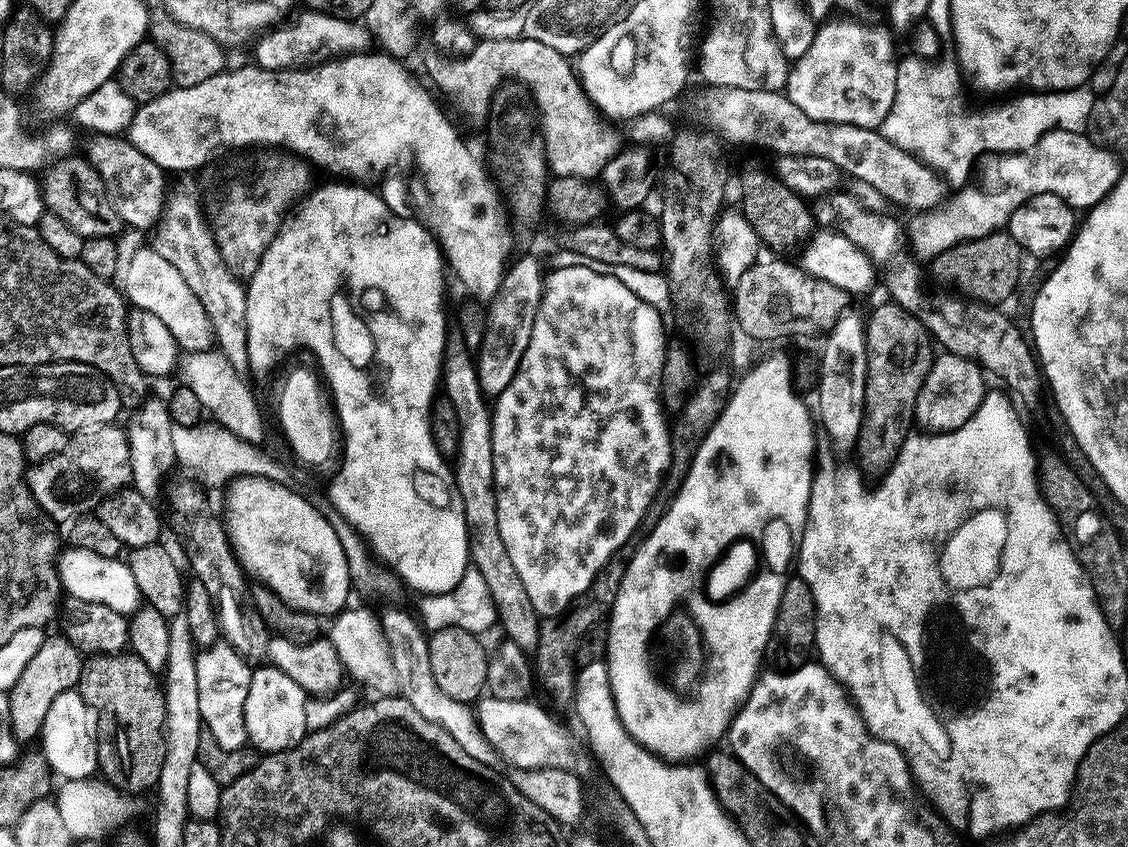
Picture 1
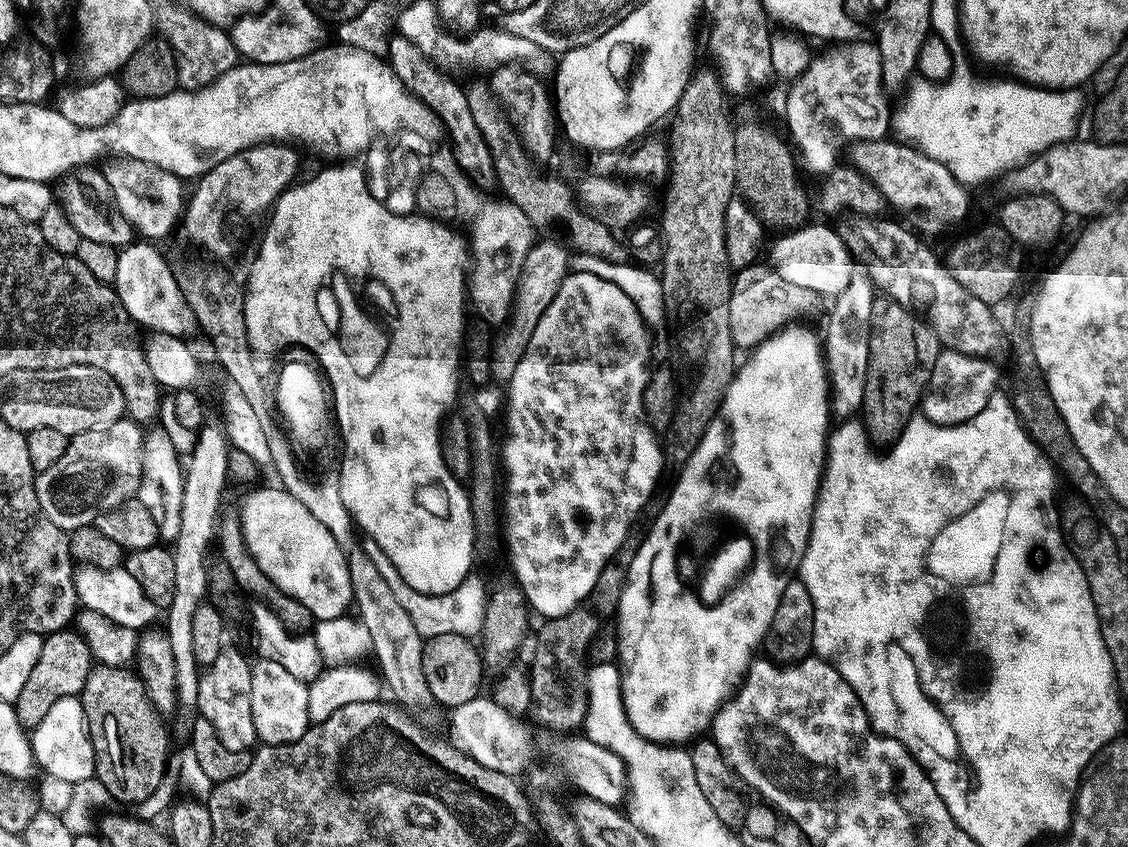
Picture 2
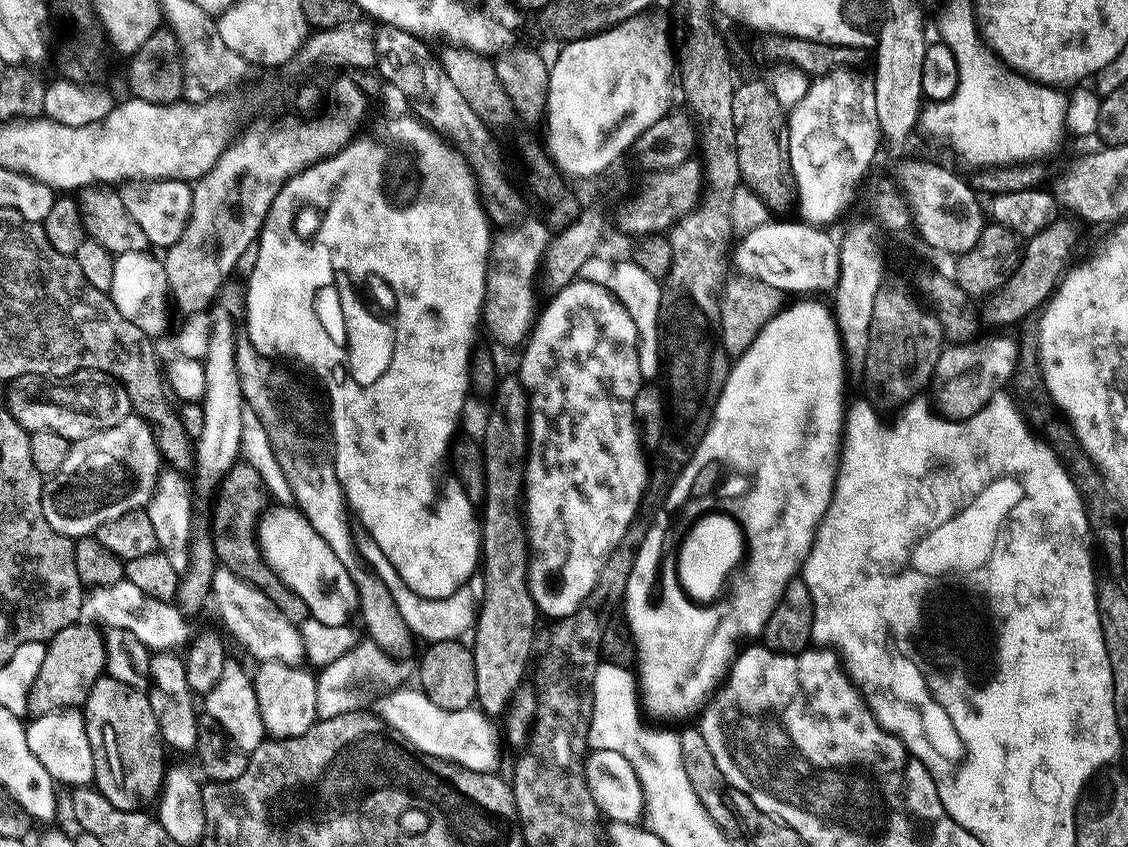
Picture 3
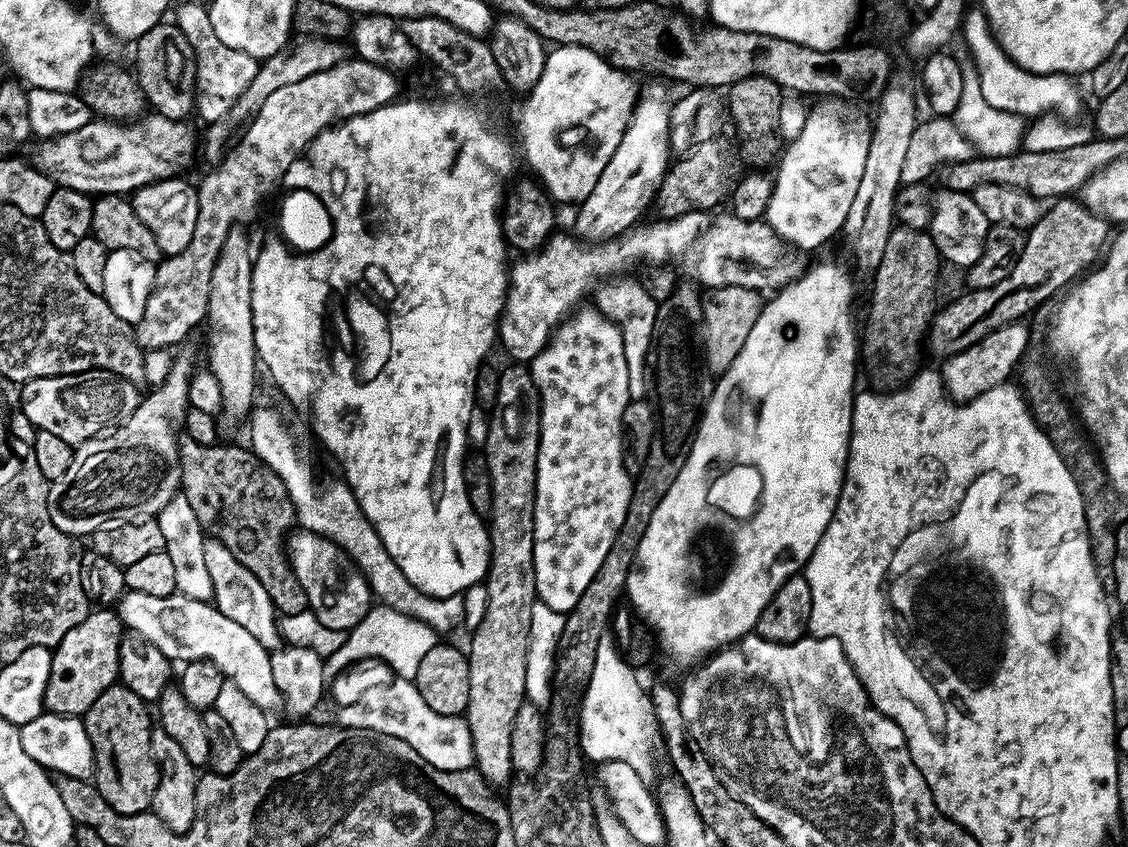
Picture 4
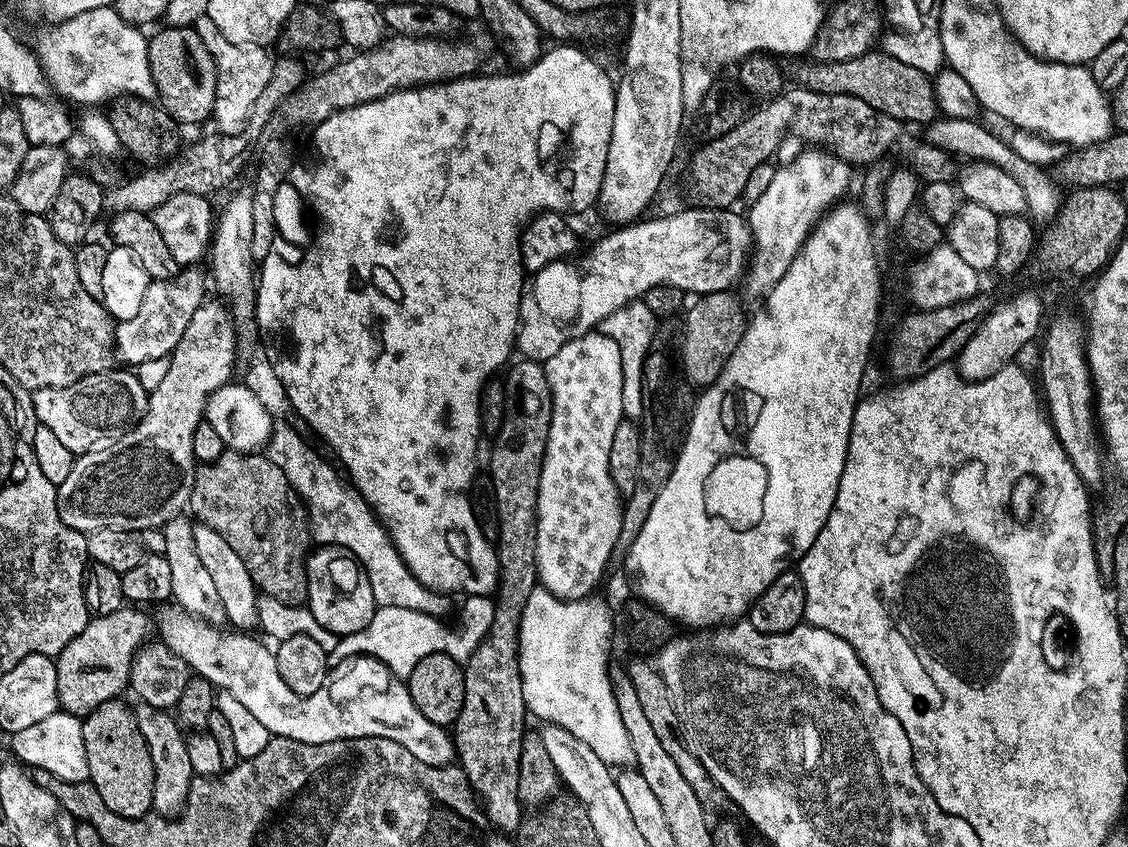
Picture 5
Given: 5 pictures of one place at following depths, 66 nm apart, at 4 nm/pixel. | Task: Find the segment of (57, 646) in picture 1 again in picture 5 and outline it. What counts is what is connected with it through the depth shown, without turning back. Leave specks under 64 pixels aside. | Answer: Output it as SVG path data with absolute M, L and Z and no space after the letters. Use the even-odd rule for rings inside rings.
M136 606L114 610L114 614L94 616L87 626L55 657L59 711L81 718L89 716L102 702L110 702L129 687L128 675L136 651L149 639L147 611Z

